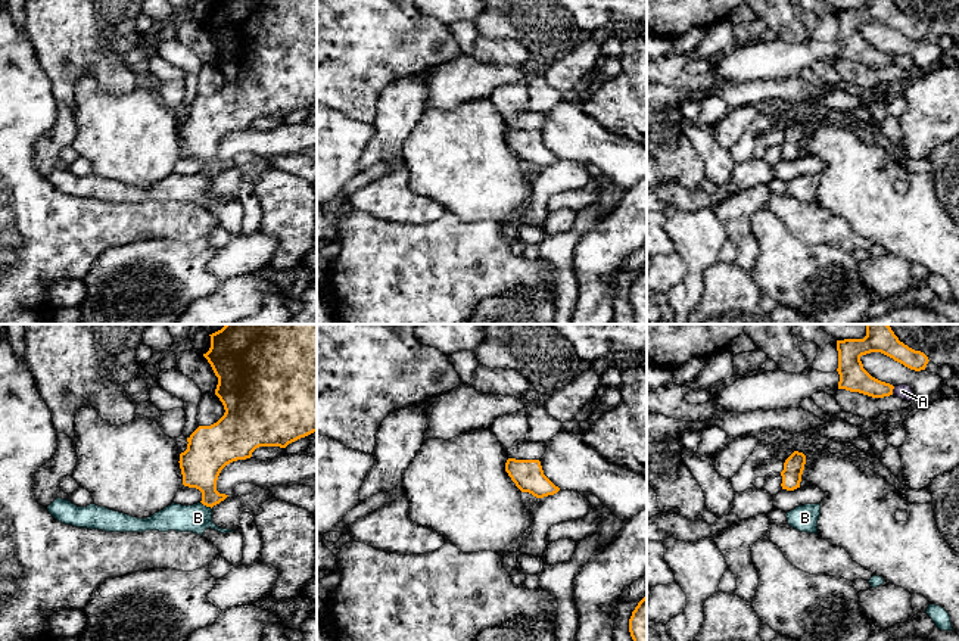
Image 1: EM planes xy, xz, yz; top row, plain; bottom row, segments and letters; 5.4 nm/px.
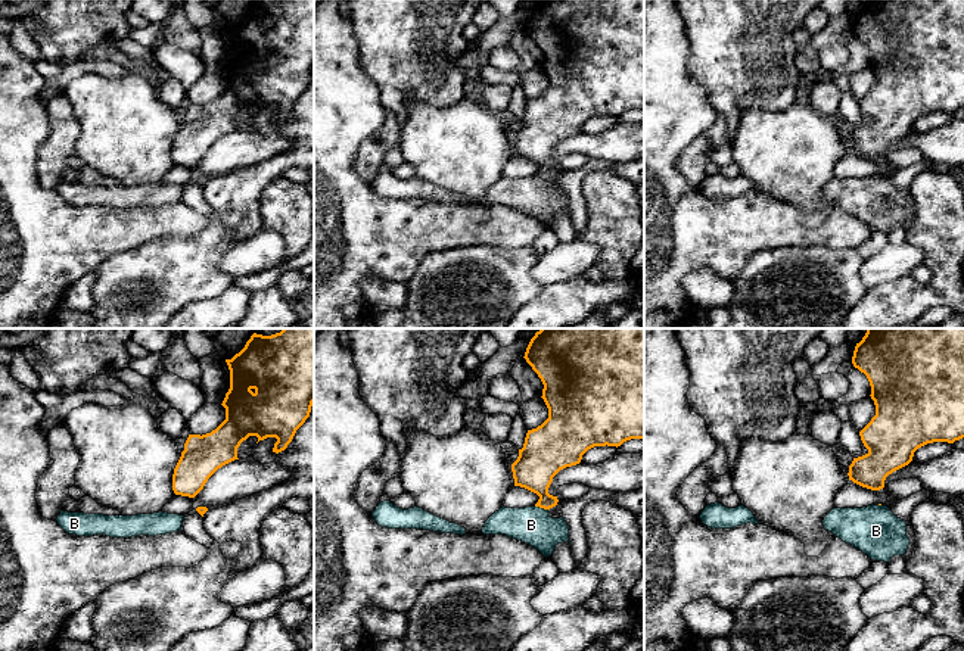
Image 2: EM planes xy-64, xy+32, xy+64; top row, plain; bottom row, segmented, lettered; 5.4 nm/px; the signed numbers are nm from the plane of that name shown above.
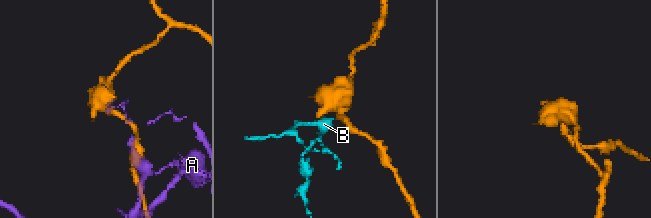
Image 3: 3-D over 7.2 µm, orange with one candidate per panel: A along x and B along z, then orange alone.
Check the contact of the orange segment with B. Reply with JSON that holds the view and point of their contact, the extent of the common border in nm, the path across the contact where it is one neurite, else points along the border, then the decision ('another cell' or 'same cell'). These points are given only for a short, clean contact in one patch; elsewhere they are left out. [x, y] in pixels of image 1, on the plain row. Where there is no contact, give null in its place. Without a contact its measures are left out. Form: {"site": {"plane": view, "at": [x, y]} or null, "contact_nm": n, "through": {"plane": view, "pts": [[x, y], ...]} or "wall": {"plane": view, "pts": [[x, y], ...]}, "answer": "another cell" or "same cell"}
{"site": {"plane": "xy", "at": [206, 176]}, "contact_nm": 80, "wall": {"plane": "xy", "pts": [[201, 171], [211, 179]]}, "answer": "another cell"}

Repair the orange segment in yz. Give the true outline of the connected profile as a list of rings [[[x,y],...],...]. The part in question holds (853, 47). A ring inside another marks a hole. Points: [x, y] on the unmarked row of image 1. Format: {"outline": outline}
{"outline": [[[866,0],[863,9],[837,10],[838,21],[838,59],[859,62],[872,68],[893,65],[894,56],[872,47],[860,31],[862,25],[881,22],[904,37],[921,41],[928,34],[928,27],[909,18],[893,0]]]}

